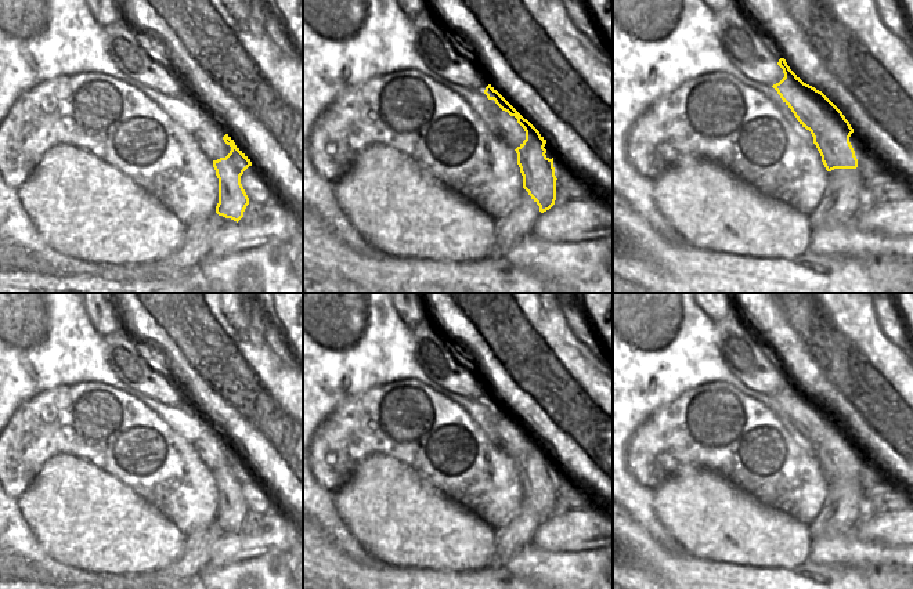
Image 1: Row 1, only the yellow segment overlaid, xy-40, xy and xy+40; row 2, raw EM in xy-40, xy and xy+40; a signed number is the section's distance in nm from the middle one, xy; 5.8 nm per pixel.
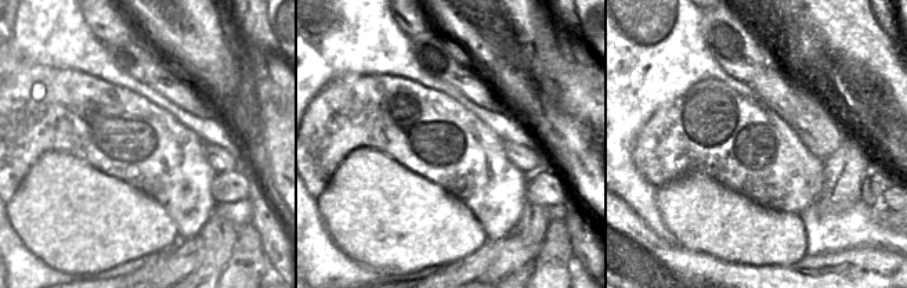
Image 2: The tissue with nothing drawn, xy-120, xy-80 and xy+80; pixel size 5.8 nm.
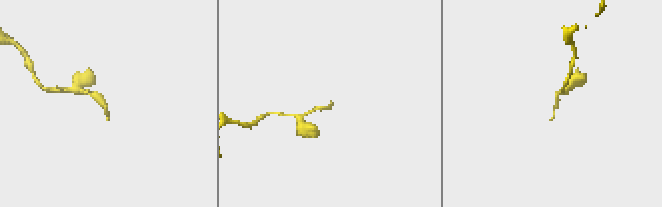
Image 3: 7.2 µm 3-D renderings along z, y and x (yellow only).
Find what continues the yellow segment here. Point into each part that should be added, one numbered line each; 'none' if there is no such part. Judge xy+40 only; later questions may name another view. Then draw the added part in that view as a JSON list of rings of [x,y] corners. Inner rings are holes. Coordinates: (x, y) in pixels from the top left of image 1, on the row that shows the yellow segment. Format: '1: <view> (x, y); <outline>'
none

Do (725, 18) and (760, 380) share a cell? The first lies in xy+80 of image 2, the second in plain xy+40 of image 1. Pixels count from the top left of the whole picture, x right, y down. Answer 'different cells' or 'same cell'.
same cell

